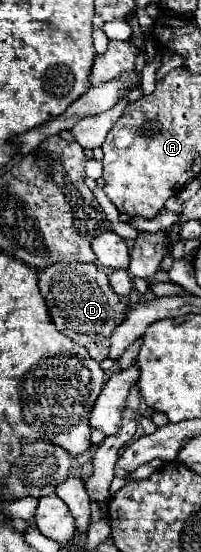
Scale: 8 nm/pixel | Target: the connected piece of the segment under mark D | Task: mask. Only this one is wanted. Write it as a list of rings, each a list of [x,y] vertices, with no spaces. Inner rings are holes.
[[[61,263],[49,265],[49,269],[35,269],[37,285],[47,303],[49,315],[55,327],[67,337],[71,337],[77,345],[87,349],[95,361],[103,361],[109,357],[109,337],[113,329],[125,319],[129,311],[129,297],[117,297],[109,285],[109,277],[95,263]]]

